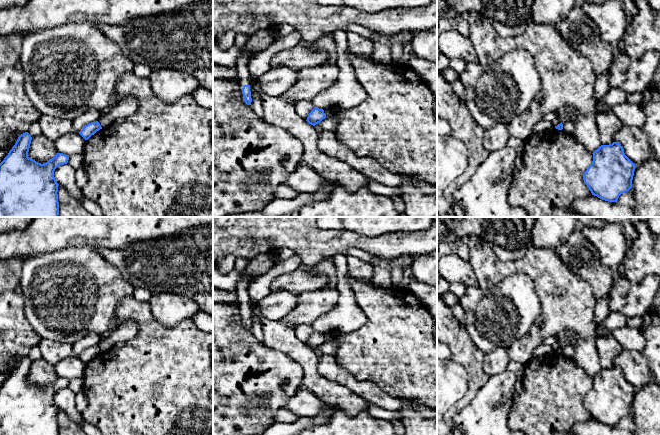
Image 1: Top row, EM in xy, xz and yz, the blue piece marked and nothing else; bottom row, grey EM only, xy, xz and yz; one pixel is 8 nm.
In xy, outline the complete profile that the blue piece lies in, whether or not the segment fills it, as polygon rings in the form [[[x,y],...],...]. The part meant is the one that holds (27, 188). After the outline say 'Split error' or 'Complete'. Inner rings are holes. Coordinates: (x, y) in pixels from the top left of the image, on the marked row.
[[[28,132],[21,134],[8,155],[0,163],[0,217],[58,217],[58,186],[54,171],[68,163],[69,156],[57,153],[48,162],[41,164],[28,157],[32,137]]]. Complete

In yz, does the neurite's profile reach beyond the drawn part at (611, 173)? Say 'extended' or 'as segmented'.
as segmented

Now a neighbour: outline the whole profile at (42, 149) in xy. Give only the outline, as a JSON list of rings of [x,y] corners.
[[[43,134],[32,137],[28,157],[38,163],[44,164],[58,153],[55,142]]]

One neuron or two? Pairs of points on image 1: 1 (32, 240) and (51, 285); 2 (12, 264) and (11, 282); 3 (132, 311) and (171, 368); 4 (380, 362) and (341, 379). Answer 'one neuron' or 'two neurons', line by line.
1: two neurons
2: one neuron
3: one neuron
4: two neurons

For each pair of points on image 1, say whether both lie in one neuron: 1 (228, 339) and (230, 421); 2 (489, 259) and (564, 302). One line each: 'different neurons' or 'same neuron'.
1: same neuron
2: same neuron

